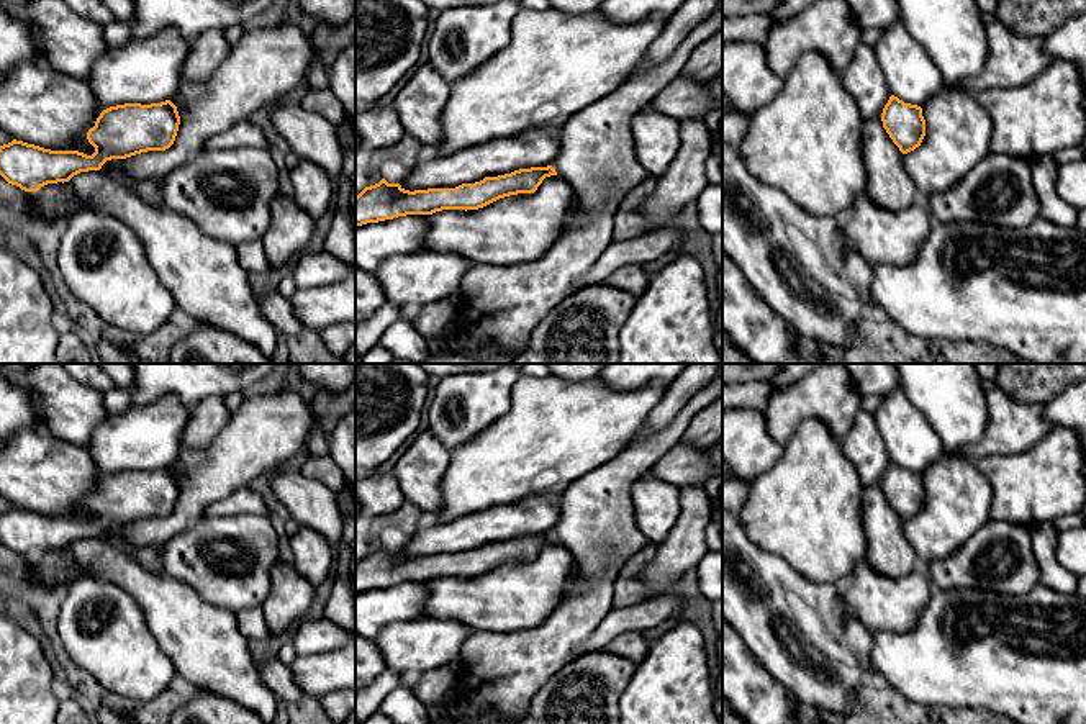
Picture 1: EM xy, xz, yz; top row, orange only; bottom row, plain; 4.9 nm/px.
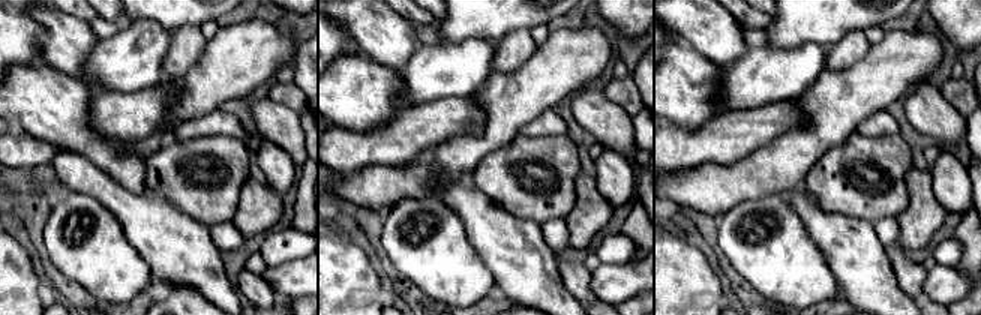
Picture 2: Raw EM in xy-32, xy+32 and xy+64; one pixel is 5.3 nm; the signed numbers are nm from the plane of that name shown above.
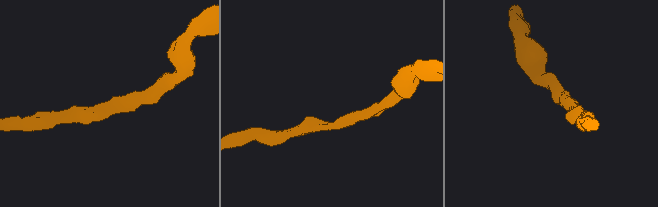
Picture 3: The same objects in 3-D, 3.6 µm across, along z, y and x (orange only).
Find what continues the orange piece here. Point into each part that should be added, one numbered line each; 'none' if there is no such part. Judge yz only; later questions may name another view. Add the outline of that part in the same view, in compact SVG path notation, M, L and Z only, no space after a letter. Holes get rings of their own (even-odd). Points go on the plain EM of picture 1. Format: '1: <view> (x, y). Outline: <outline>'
1: yz (959, 498). Outline: M943 452L922 473L925 503L919 514L904 521L904 534L916 552L917 565L953 555L993 514L993 486L975 462L963 455Z

